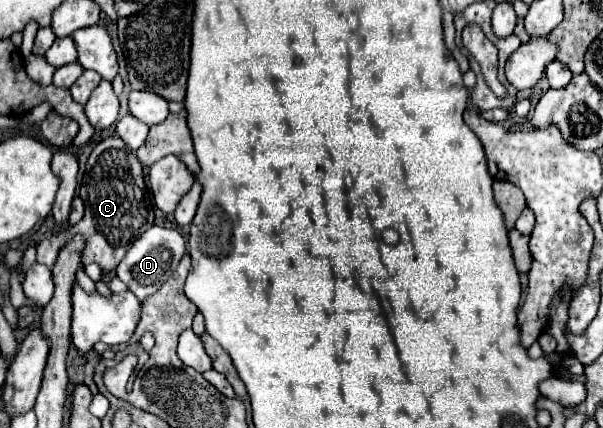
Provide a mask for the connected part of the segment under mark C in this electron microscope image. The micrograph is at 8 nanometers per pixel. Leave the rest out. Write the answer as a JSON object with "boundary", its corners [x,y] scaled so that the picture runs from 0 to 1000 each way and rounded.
{"boundary":[[[181,318],[167,327],[141,388],[138,425],[131,439],[131,458],[141,472],[141,505],[131,523],[104,533],[95,551],[85,551],[81,561],[71,561],[61,570],[61,612],[78,617],[81,626],[91,617],[95,593],[101,575],[118,561],[128,542],[144,556],[144,575],[138,584],[138,617],[164,617],[167,636],[187,636],[201,603],[211,593],[224,556],[231,556],[244,533],[257,523],[254,481],[240,463],[240,416],[237,416],[237,388],[231,383],[224,355],[217,355],[204,327],[194,318]]]}

